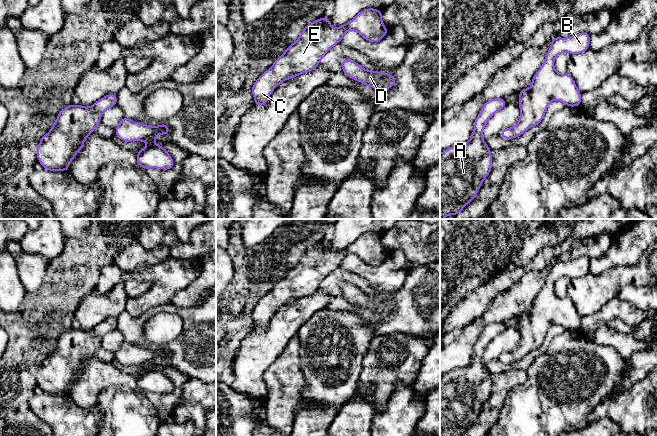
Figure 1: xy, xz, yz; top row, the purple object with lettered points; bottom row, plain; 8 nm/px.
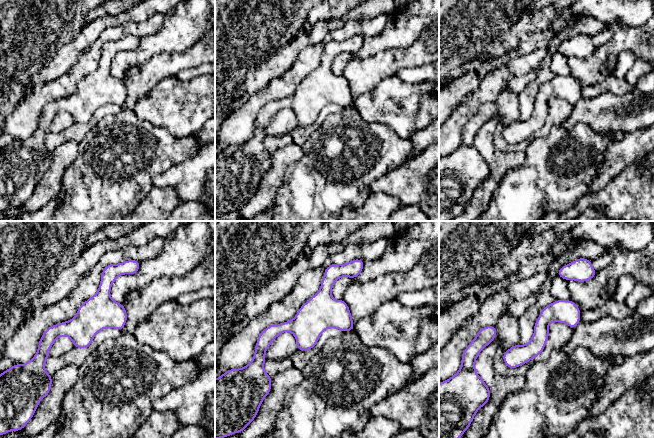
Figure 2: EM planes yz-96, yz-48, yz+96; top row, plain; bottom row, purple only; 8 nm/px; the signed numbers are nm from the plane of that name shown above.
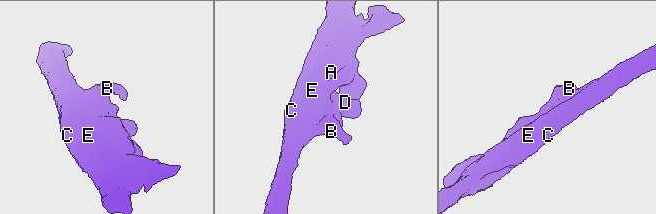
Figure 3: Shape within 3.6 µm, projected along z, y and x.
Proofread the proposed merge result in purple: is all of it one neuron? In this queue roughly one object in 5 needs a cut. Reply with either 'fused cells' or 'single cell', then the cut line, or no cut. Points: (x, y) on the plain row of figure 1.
single cell; no cut

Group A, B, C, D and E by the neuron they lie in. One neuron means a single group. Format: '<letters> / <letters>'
A B C D E

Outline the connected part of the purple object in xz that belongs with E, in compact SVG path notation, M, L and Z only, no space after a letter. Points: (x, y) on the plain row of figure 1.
M374 232L362 234L351 245L337 252L331 252L330 249L331 243L324 243L323 241L306 249L297 265L289 269L273 289L253 308L251 316L256 330L266 329L273 314L282 306L316 293L325 278L337 267L341 266L347 255L356 255L366 265L372 267L379 266L388 257L388 253L382 245L382 235Z

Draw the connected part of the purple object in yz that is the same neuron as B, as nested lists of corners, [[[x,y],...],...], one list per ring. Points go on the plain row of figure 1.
[[[581,256],[575,260],[554,261],[541,292],[535,297],[529,313],[519,315],[519,346],[501,354],[500,360],[515,363],[526,354],[536,351],[542,344],[548,329],[560,324],[565,330],[576,331],[581,328],[581,317],[574,303],[568,297],[560,298],[554,292],[555,282],[563,277],[581,278],[589,273],[590,258]]]

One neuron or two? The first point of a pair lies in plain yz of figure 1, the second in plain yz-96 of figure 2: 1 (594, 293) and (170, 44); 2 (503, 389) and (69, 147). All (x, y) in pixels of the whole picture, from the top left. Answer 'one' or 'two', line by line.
1: two
2: one

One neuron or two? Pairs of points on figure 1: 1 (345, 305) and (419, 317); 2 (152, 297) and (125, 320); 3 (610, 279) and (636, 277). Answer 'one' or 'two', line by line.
1: one
2: two
3: one

